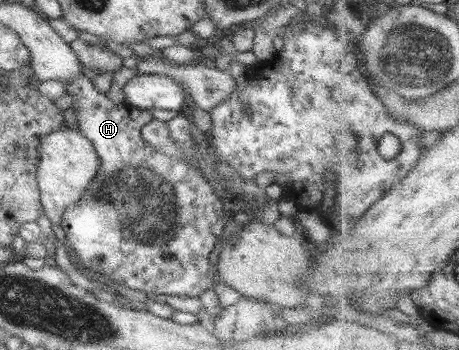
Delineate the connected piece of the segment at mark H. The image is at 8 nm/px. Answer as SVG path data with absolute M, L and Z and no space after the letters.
M82 74L63 82L63 87L73 102L70 107L75 110L76 129L94 146L100 163L80 200L69 206L60 220L59 226L68 240L70 252L89 272L148 296L198 297L204 290L212 289L214 258L211 253L222 243L229 226L222 212L221 199L214 195L213 188L194 167L192 150L195 144L190 136L190 122L179 113L165 122L170 139L178 148L174 157L168 157L142 141L141 126L153 119L147 110L115 103L100 94Z

